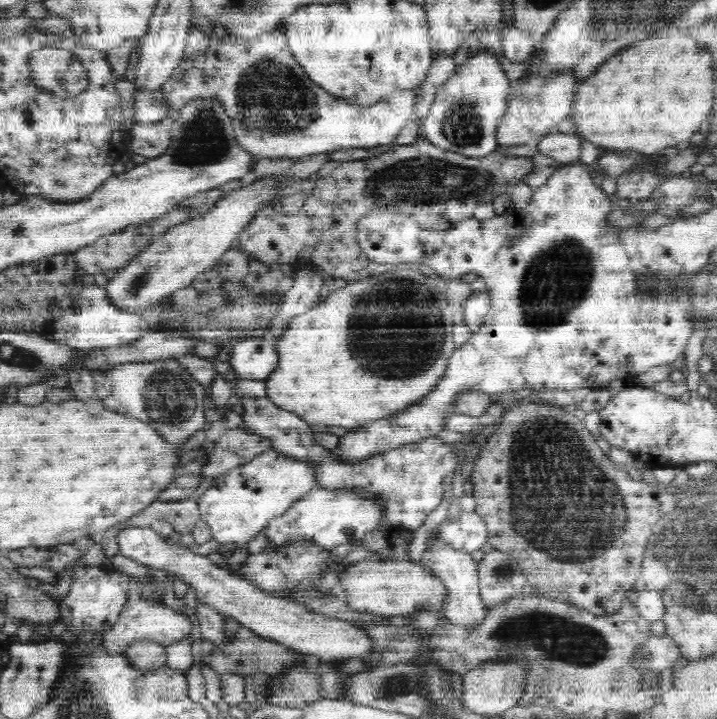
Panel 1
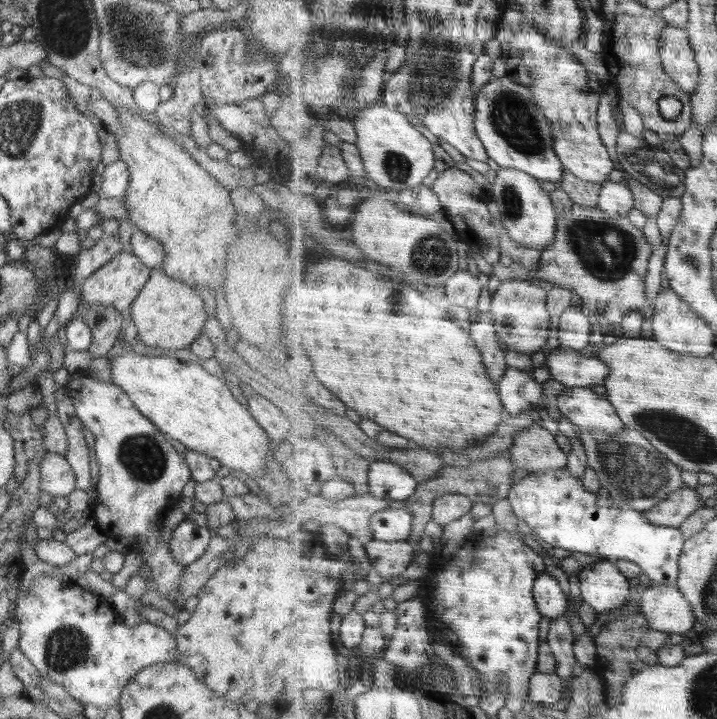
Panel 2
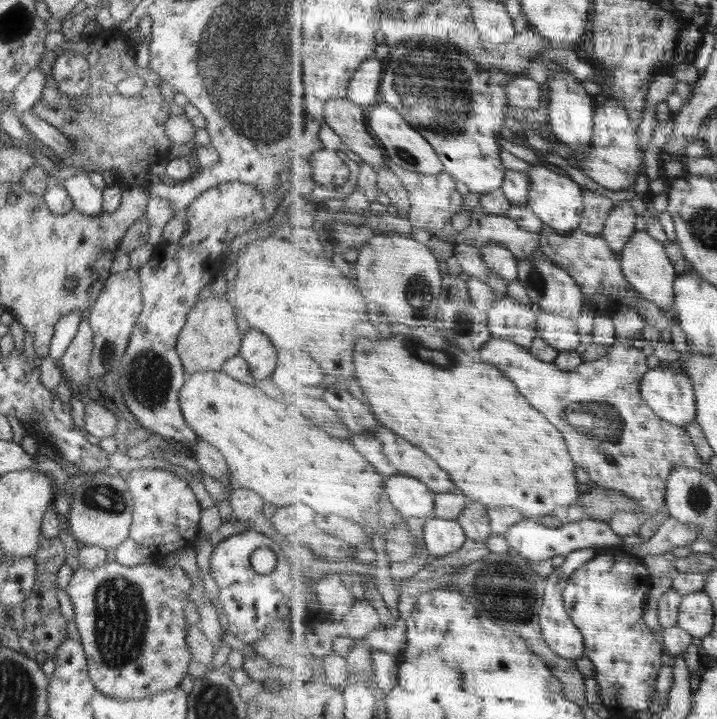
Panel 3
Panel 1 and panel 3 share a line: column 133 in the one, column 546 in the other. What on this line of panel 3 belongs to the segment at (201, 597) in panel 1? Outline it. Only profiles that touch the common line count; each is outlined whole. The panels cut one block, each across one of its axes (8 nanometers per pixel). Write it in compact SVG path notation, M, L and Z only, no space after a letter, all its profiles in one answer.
M588 518L573 523L568 522L560 528L550 528L539 523L536 519L524 519L524 521L520 521L510 529L510 532L506 534L506 538L517 555L522 556L524 560L532 561L552 560L554 556L568 556L574 551L594 547L604 550L624 542L623 536L611 527L610 522Z

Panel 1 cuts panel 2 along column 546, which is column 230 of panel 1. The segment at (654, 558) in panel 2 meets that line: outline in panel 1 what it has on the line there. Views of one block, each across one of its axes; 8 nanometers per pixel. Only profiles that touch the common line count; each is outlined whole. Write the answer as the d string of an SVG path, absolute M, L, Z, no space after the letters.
M267 450L253 458L248 464L231 468L215 478L214 483L200 498L196 498L202 520L219 543L246 543L267 528L274 516L287 512L288 508L308 490L317 485L310 467L276 452Z

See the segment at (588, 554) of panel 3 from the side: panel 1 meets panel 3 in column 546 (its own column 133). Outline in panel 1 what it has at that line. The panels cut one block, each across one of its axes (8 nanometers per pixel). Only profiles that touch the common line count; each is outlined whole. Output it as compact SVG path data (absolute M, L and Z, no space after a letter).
M134 593L129 596L129 601L123 606L118 622L107 631L103 632L104 647L110 651L124 650L133 642L136 636L145 636L162 645L172 645L182 642L186 636L192 634L194 624L188 617L190 612L179 612L166 605L150 605L140 601Z

